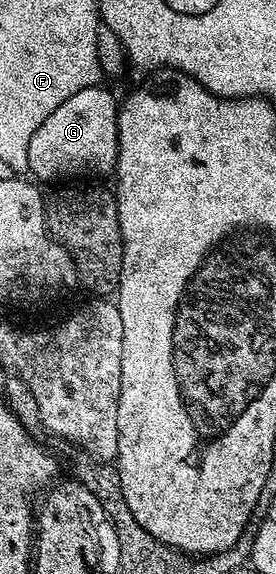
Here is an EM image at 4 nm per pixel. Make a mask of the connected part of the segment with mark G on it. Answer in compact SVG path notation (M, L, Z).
M98 86L76 92L32 134L28 144L27 171L32 172L37 181L113 171L118 158L119 105L117 97L108 92L98 96L98 92Z

